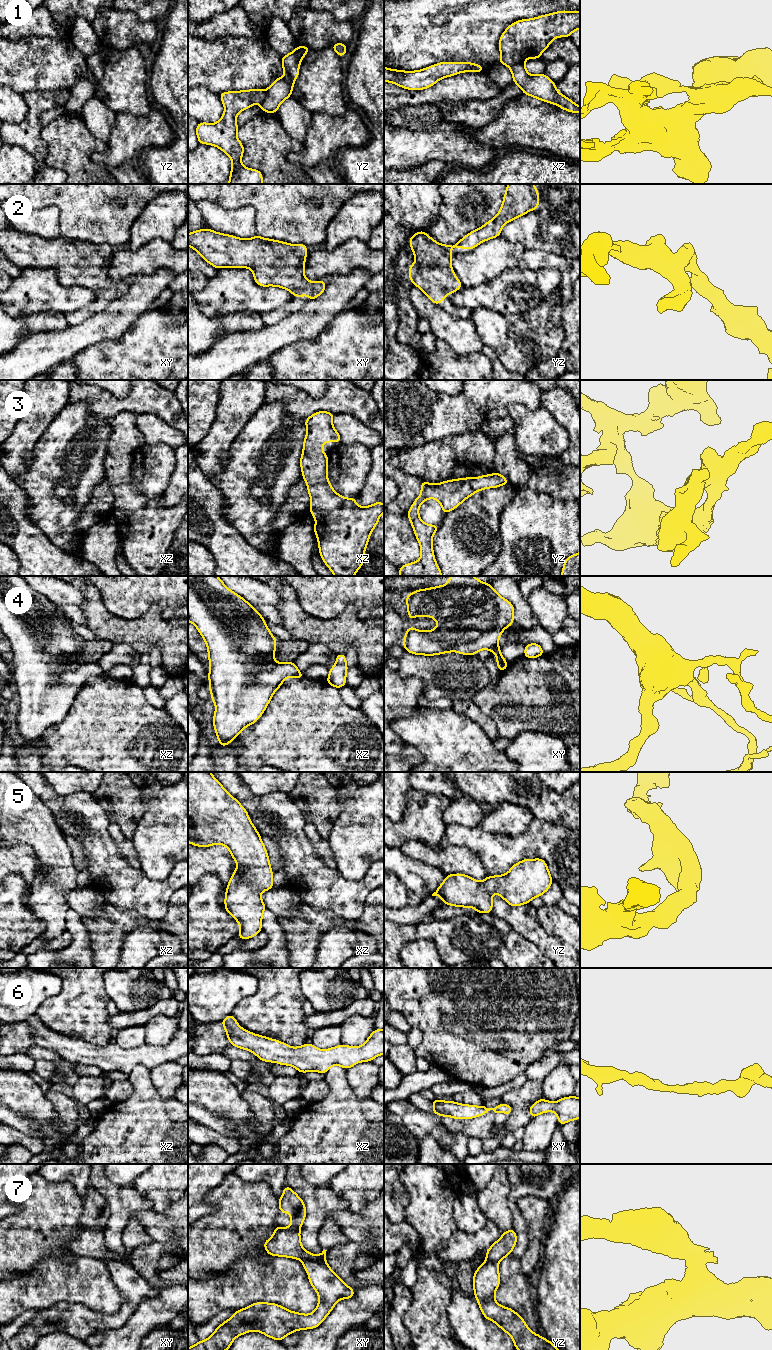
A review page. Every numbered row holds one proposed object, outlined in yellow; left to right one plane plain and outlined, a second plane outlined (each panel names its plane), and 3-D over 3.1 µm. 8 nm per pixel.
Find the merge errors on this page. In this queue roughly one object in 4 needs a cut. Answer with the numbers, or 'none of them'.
1, 4, 7

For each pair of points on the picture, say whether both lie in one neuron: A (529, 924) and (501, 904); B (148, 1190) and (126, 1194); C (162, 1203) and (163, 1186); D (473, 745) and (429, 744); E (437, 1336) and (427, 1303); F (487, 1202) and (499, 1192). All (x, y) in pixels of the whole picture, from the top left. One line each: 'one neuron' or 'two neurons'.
A: one neuron
B: two neurons
C: one neuron
D: one neuron
E: one neuron
F: one neuron

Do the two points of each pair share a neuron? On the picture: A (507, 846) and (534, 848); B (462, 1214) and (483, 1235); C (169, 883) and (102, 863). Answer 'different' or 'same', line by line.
A: same
B: different
C: same

